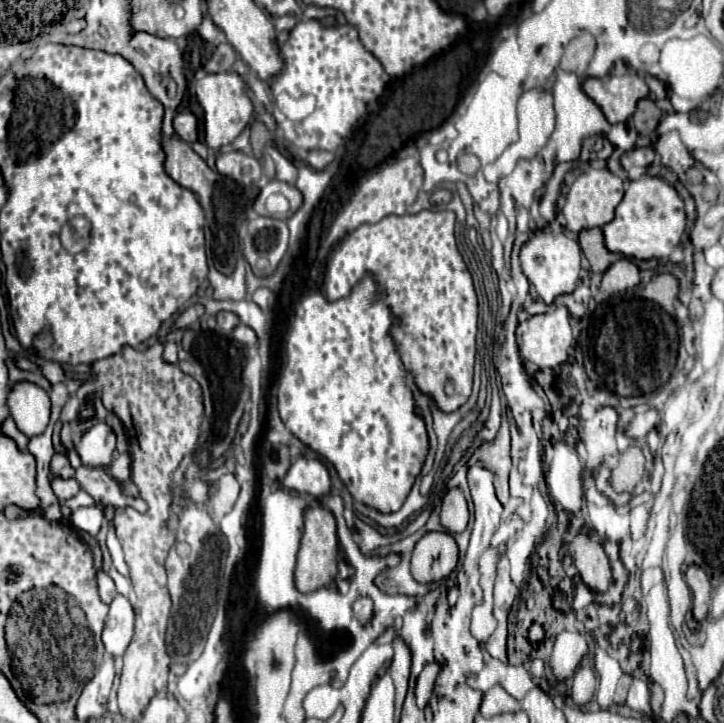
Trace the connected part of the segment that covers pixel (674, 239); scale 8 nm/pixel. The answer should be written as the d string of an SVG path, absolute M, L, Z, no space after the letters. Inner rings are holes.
M642 175L630 181L622 203L616 207L614 219L602 227L606 247L612 253L622 253L634 259L660 259L668 257L672 247L680 243L686 225L684 203L678 193L660 177Z

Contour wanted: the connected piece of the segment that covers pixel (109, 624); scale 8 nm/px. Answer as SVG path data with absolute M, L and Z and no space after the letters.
M116 595L116 599L110 605L110 613L102 633L102 643L106 647L106 653L114 657L114 661L118 661L124 655L132 639L132 631L134 631L134 611L126 597Z

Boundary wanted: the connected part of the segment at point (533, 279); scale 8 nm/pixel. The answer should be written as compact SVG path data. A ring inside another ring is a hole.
M550 223L550 225L552 226L552 230L548 230L545 226L543 229L534 231L534 235L520 249L522 271L528 277L528 281L534 285L534 289L538 291L538 295L544 299L546 305L552 305L552 301L558 295L574 291L578 275L580 275L580 259L582 259L578 243L574 239L566 237L564 229L561 226L555 229L555 223Z

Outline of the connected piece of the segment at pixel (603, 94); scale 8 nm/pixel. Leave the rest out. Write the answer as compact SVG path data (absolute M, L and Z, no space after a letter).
M610 75L606 79L586 77L582 89L610 123L626 121L634 113L636 101L648 97L648 87L640 75Z

